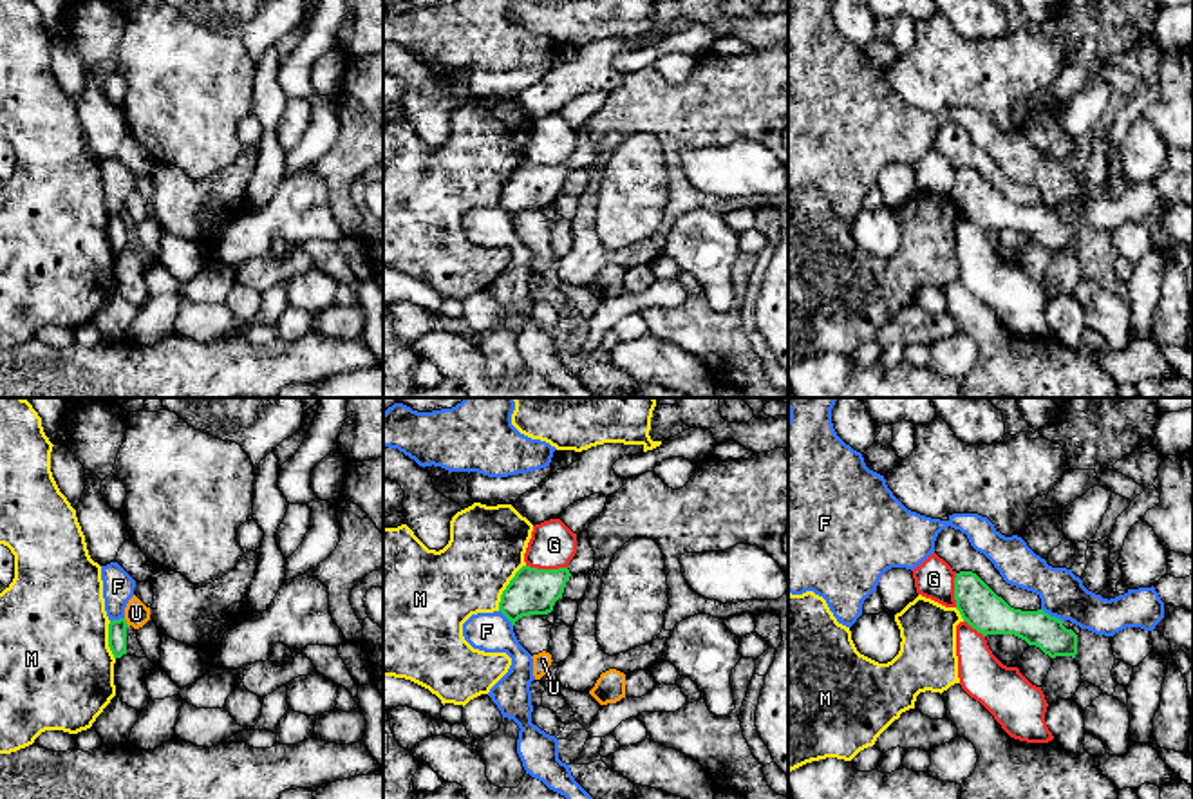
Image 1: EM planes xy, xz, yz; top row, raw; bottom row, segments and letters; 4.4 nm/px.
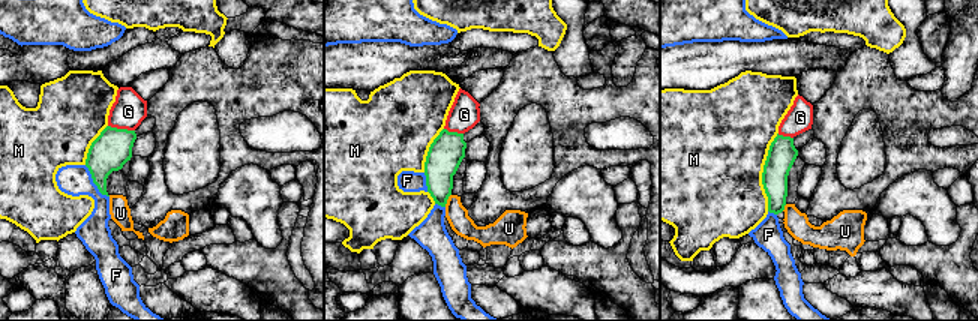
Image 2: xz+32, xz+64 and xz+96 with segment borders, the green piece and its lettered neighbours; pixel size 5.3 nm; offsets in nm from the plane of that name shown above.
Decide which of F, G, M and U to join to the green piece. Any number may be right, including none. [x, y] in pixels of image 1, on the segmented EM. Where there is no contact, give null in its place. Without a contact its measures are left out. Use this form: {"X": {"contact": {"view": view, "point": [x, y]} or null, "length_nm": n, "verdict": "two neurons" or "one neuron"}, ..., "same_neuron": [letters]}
{"F": {"contact": {"view": "yz", "point": [1052, 617]}, "length_nm": 120, "verdict": "two neurons"}, "G": {"contact": {"view": "xz", "point": [546, 570]}, "length_nm": 180, "verdict": "two neurons"}, "M": {"contact": {"view": "xz", "point": [507, 588]}, "length_nm": 240, "verdict": "two neurons"}, "U": {"contact": {"view": "xy", "point": [125, 622]}, "length_nm": 40, "verdict": "two neurons"}, "same_neuron": []}

